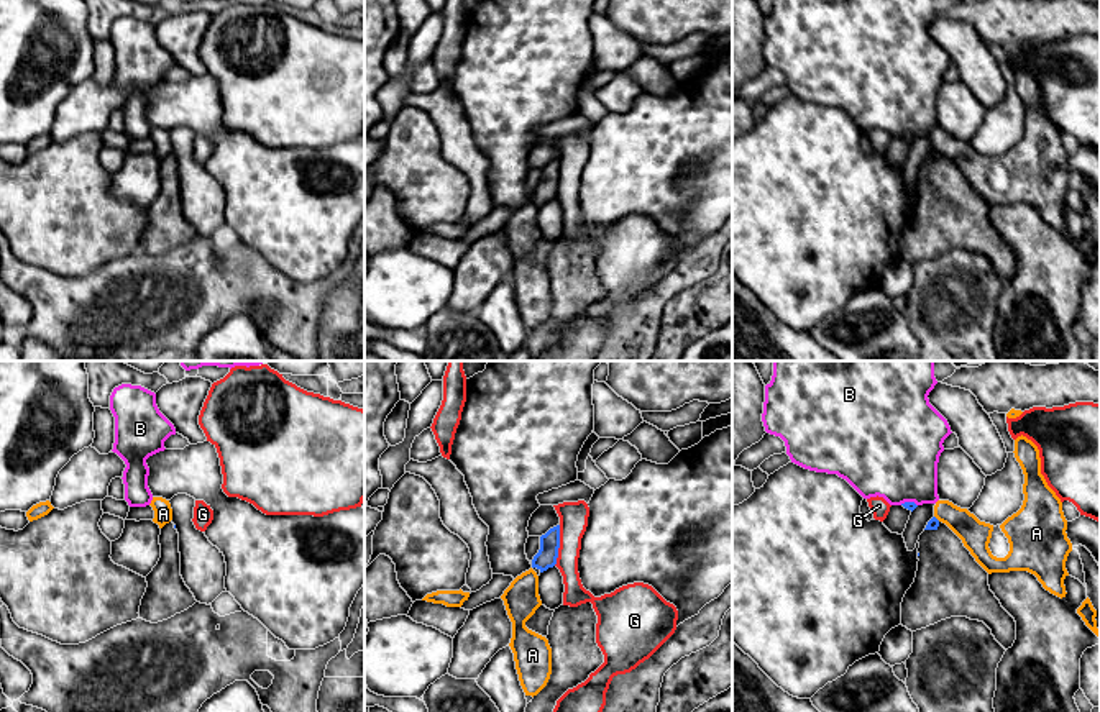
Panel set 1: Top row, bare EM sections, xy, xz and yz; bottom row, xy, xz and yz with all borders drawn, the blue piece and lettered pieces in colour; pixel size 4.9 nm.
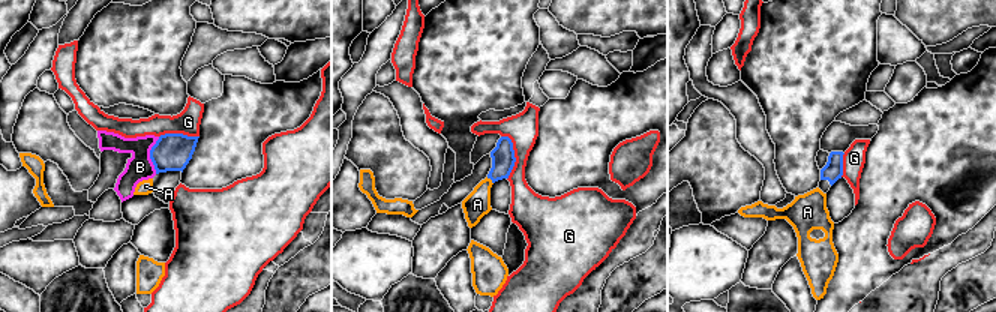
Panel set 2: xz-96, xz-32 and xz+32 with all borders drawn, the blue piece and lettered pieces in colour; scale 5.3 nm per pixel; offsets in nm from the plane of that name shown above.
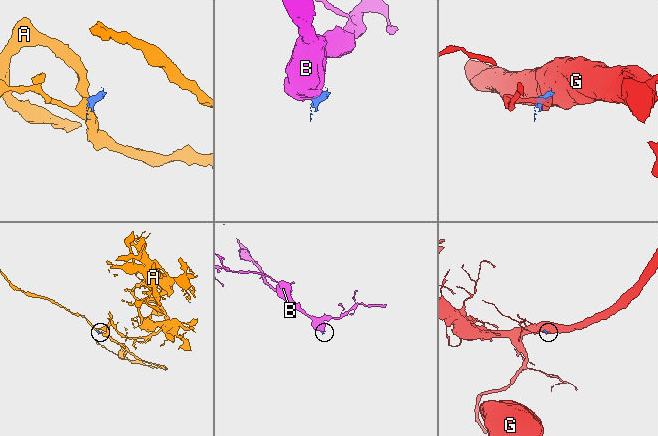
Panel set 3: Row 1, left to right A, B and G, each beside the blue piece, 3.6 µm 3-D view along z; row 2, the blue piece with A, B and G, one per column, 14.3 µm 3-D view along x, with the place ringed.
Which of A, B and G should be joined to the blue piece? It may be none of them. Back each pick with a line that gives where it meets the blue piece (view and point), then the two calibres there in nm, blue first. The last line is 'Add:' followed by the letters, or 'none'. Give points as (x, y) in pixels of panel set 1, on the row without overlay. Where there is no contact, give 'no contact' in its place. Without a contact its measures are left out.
Add: none

